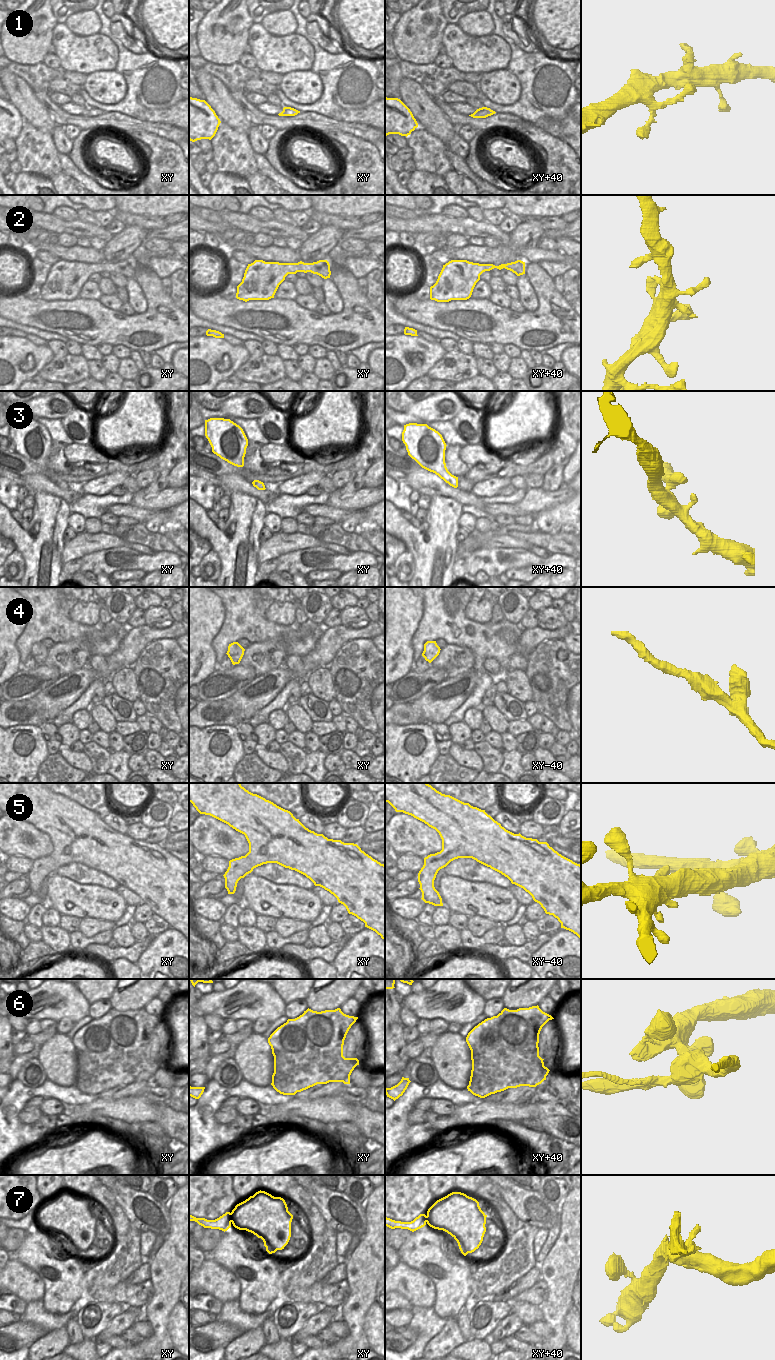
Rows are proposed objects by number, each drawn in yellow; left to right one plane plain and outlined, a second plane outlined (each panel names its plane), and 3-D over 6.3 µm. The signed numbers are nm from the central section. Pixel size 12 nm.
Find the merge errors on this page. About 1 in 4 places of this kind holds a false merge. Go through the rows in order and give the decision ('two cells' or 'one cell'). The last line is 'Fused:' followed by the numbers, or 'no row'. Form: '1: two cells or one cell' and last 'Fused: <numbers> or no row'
1: one cell
2: one cell
3: one cell
4: one cell
5: one cell
6: two cells
7: two cells
Fused: 6, 7

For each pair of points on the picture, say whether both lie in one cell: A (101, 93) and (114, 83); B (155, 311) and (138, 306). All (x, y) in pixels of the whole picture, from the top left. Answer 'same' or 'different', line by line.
A: same
B: different

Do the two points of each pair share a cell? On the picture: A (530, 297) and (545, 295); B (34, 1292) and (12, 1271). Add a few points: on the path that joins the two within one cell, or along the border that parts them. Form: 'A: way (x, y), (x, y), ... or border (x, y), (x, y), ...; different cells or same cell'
A: border (526, 275), (537, 299), (537, 307), (532, 312); different cells
B: way (29, 1287), (17, 1276); same cell

